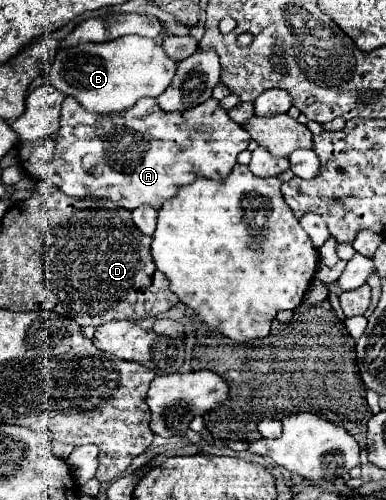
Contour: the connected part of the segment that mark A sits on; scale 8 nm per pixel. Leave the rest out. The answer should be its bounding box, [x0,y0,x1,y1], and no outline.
[19,97,249,209]

